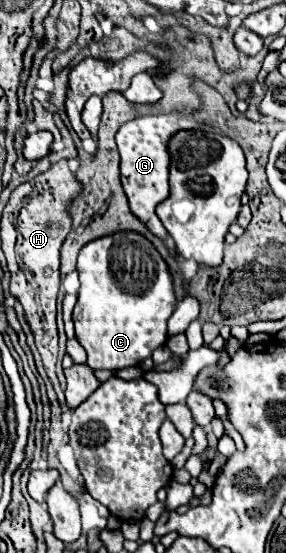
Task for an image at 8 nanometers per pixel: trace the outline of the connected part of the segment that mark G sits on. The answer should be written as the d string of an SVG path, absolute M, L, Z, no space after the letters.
M173 112L173 114L161 114L161 116L145 116L145 118L127 122L119 128L115 138L119 154L121 154L121 182L129 198L131 212L137 218L141 218L149 226L149 230L157 234L159 238L169 238L167 230L163 228L161 220L155 214L155 206L169 196L167 140L177 130L193 130L193 128L197 128L197 122L189 114Z

